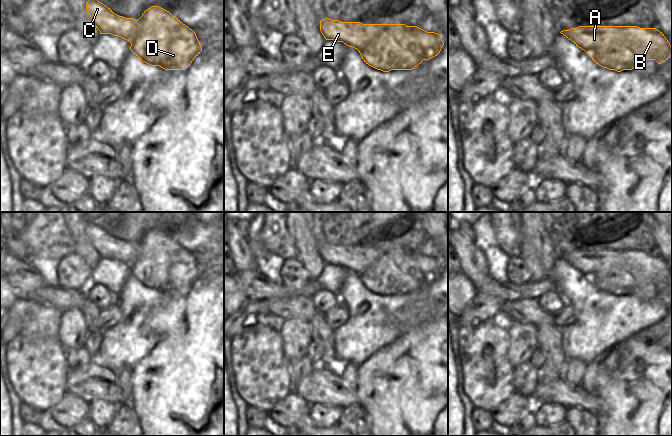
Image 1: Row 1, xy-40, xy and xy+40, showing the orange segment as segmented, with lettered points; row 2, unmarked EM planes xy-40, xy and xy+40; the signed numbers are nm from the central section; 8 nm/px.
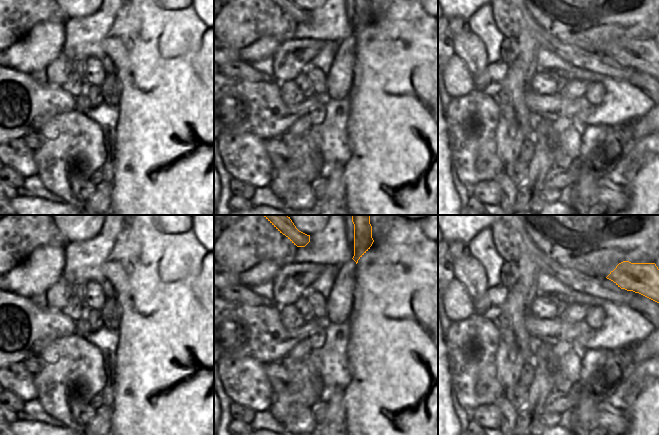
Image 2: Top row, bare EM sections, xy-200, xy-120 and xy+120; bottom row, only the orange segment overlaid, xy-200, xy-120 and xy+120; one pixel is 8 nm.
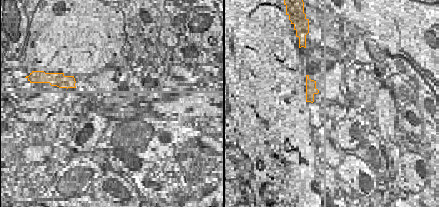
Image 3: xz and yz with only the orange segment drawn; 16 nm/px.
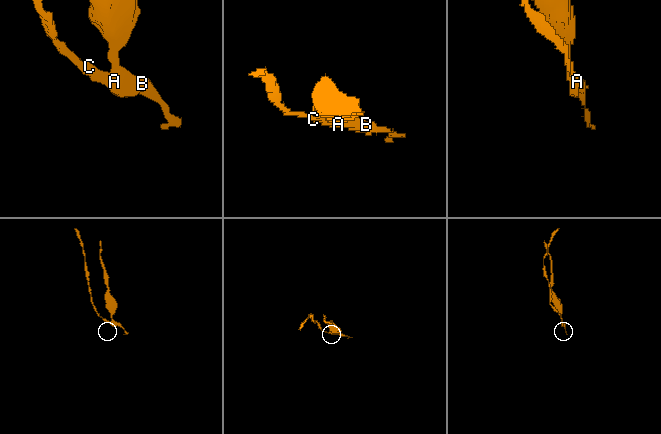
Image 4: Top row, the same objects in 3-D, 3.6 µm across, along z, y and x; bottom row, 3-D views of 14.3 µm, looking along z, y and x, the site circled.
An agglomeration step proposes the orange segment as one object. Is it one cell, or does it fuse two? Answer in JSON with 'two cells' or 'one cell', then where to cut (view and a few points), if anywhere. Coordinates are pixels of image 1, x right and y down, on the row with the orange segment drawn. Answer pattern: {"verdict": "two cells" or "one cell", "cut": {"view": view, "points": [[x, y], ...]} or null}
{"verdict": "two cells", "cut": {"view": "xy", "points": [[358, 50], [392, 30], [424, 59]]}}

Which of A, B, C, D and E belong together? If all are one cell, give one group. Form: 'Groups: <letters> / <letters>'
Groups: A B C E / D.

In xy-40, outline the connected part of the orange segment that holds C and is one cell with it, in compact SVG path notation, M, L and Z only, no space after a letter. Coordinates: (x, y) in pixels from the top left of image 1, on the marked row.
M88 0L86 11L100 34L119 36L131 43L140 31L139 20L119 16L98 0Z

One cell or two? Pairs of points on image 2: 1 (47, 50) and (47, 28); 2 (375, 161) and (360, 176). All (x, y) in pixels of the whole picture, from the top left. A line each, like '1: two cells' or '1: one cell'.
1: one cell
2: one cell

